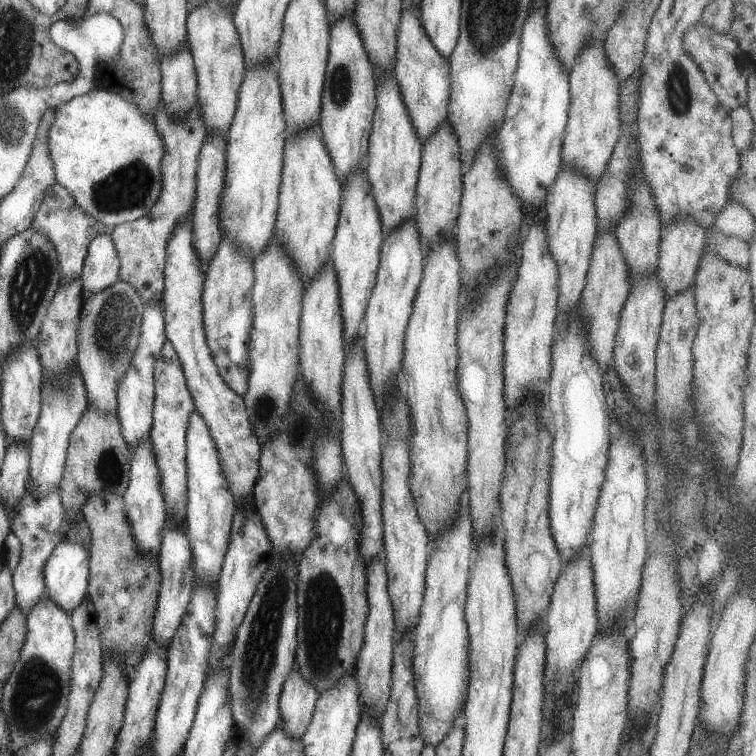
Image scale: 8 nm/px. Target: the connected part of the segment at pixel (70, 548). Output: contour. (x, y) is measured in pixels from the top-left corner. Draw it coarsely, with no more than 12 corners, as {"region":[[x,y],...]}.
{"region":[[59,542],[45,595],[68,614],[86,596],[89,550]]}

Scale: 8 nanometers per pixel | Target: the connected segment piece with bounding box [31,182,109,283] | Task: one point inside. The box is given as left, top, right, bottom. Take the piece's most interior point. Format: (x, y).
(59, 218)

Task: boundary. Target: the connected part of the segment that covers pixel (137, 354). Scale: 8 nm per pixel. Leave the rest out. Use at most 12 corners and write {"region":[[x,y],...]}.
{"region":[[142,304],[136,346],[116,387],[132,450],[152,424],[153,368],[165,342],[162,305]]}

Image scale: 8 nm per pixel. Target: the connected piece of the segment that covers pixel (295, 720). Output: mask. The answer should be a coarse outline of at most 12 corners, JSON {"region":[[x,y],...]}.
{"region":[[293,663],[278,698],[280,727],[301,740],[317,695]]}

